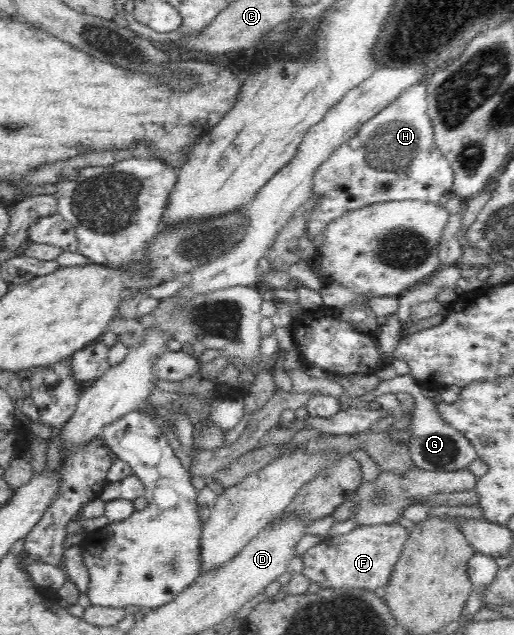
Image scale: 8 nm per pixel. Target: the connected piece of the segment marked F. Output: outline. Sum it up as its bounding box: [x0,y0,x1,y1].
[301,523,410,594]

